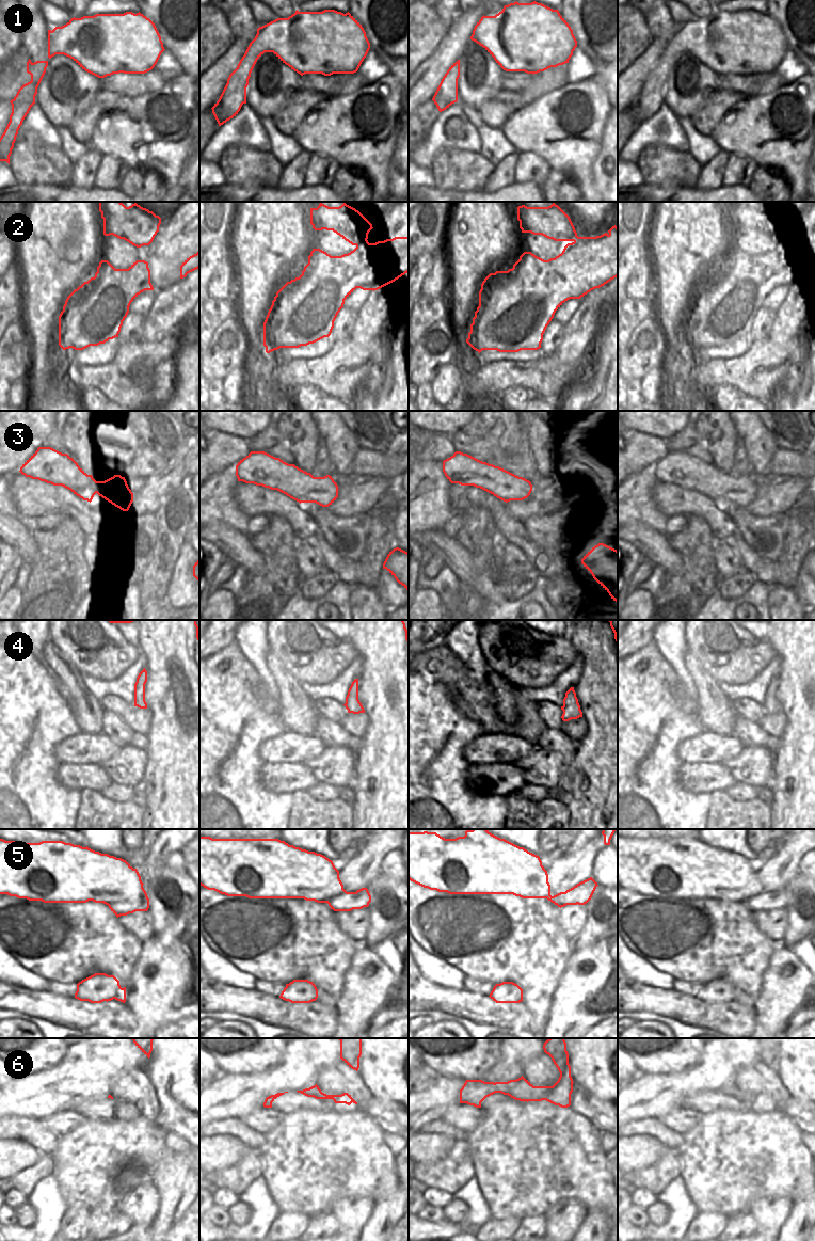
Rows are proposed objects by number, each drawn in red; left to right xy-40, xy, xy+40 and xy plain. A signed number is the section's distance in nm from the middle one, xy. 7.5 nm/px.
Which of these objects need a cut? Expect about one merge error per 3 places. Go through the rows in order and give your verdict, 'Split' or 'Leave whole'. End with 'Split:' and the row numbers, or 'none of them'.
1: Leave whole
2: Split
3: Leave whole
4: Split
5: Split
6: Split
Split: 2, 4, 5, 6.

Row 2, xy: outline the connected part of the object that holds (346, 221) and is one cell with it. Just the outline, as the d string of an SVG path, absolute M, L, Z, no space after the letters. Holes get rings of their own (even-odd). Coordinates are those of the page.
M322 203L317 208L310 208L310 224L315 230L333 230L352 245L361 245L368 239L372 224L355 208L343 203L339 207L329 207Z

